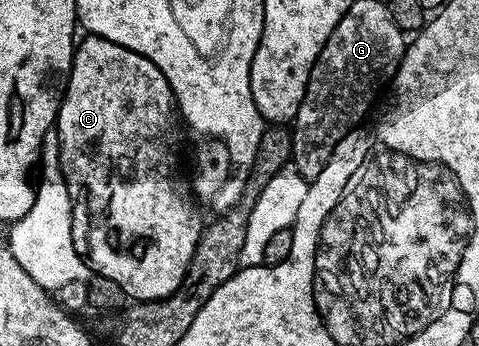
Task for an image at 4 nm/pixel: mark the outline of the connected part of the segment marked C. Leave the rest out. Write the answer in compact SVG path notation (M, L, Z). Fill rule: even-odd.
M87 34L84 37L84 40L80 39L75 45L71 72L67 76L67 87L63 90L63 98L59 101L57 117L59 166L63 169L63 177L67 179L67 189L71 195L71 234L75 237L75 251L80 254L85 253L85 259L92 273L117 282L132 301L164 300L181 286L193 254L199 251L199 235L203 233L205 227L205 220L199 217L200 205L193 195L188 177L179 173L179 160L171 153L171 147L175 144L175 120L177 121L175 96L171 93L165 74L161 74L159 67L149 62L149 58L125 46L117 46L117 42L109 42L100 36Z

